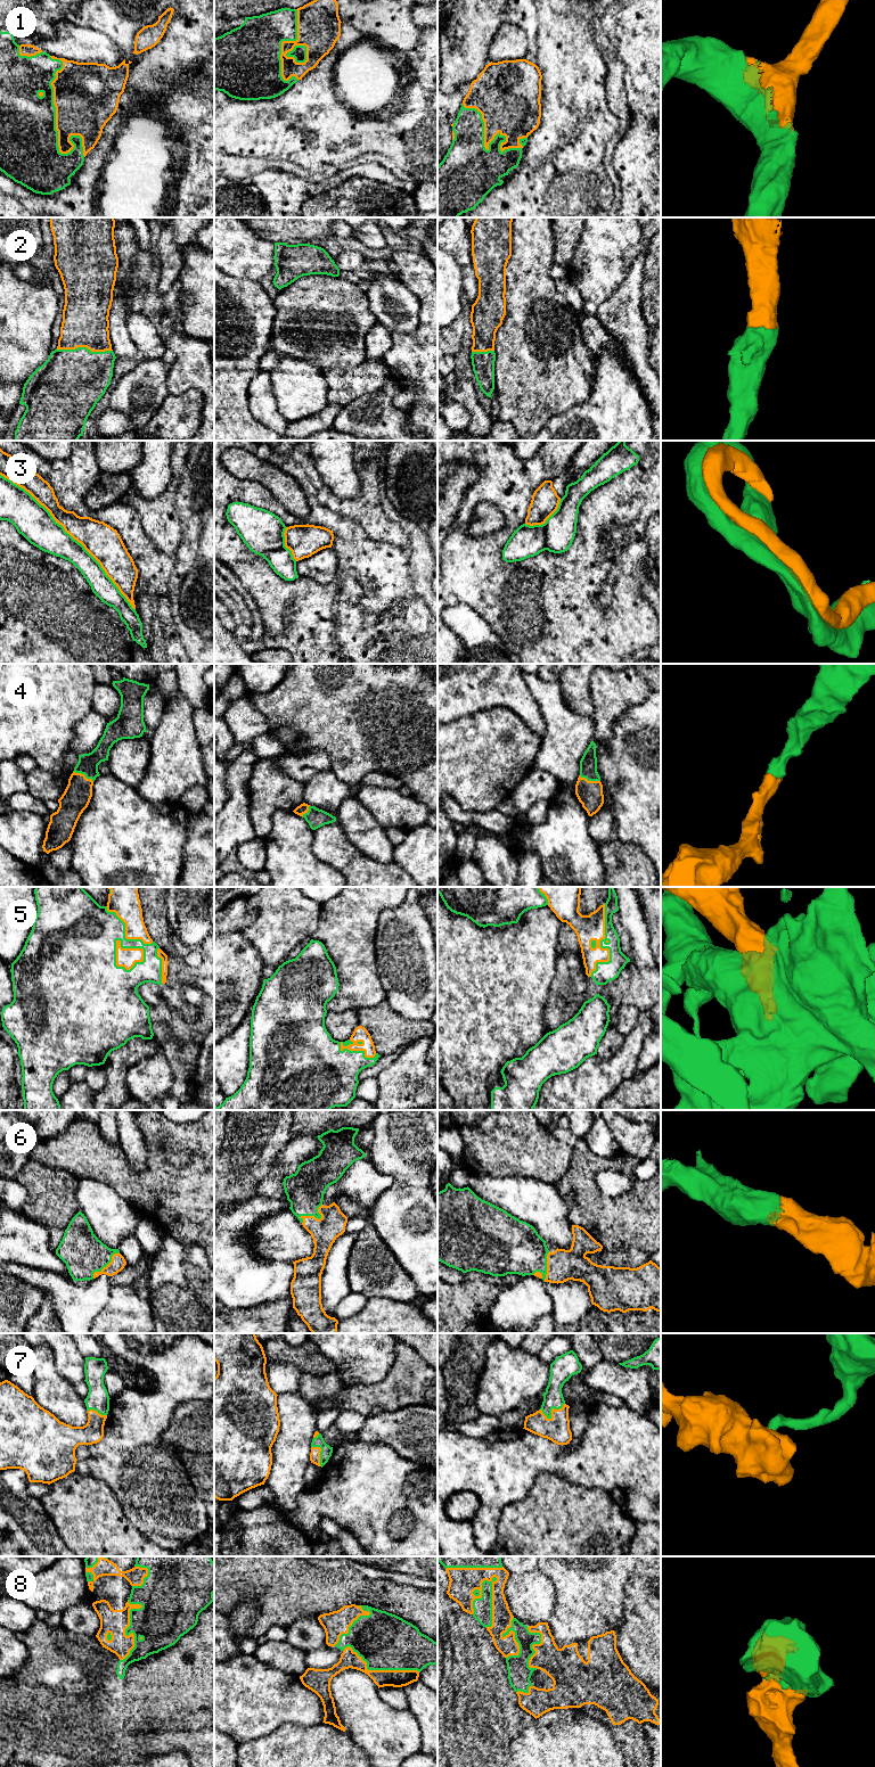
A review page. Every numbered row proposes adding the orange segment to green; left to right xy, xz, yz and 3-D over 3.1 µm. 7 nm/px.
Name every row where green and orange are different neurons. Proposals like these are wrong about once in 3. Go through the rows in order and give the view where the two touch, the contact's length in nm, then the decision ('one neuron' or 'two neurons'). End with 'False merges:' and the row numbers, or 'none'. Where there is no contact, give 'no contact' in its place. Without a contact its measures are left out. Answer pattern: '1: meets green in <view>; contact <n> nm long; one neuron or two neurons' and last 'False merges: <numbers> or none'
1: meets green in xy; contact 750 nm long; one neuron
2: meets green in xy; contact 400 nm long; one neuron
3: meets green in xy; contact 1350 nm long; two neurons
4: meets green in xy; contact 160 nm long; one neuron
5: meets green in yz; contact 500 nm long; one neuron
6: meets green in yz; contact 220 nm long; one neuron
7: meets green in yz; contact 180 nm long; one neuron
8: meets green in yz; contact 380 nm long; one neuron
False merges: 3

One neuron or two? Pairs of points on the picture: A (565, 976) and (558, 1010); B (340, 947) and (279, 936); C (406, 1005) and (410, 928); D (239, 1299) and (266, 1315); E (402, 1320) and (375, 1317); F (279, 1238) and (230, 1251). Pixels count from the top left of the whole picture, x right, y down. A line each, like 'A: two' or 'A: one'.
A: one
B: two
C: one
D: two
E: one
F: two

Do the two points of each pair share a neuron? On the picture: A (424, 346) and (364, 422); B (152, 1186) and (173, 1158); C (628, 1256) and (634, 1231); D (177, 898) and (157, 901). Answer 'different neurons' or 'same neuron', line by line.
A: different neurons
B: same neuron
C: different neurons
D: different neurons

